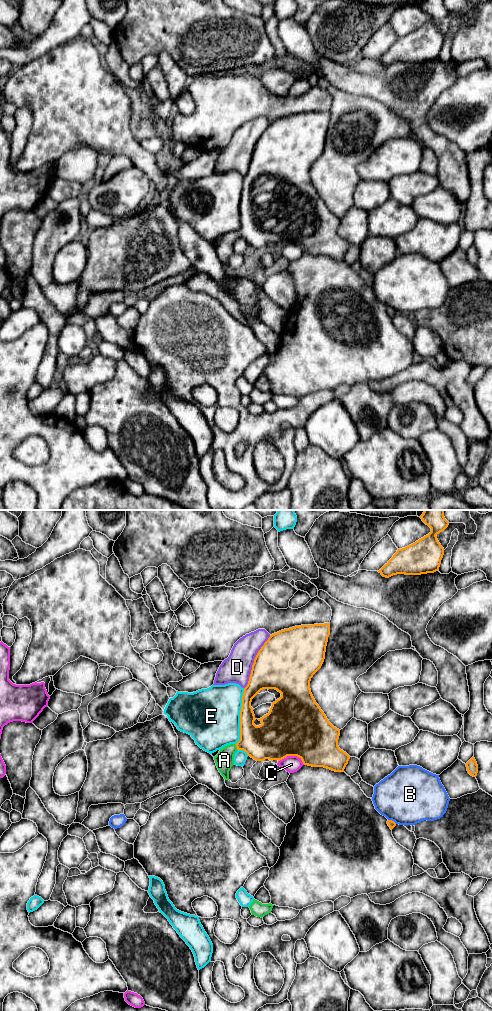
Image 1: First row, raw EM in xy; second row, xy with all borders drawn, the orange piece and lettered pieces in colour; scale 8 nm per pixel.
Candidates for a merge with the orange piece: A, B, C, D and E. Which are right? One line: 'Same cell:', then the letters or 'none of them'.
Same cell: A

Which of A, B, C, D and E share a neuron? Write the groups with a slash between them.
A / B / C / D / E

